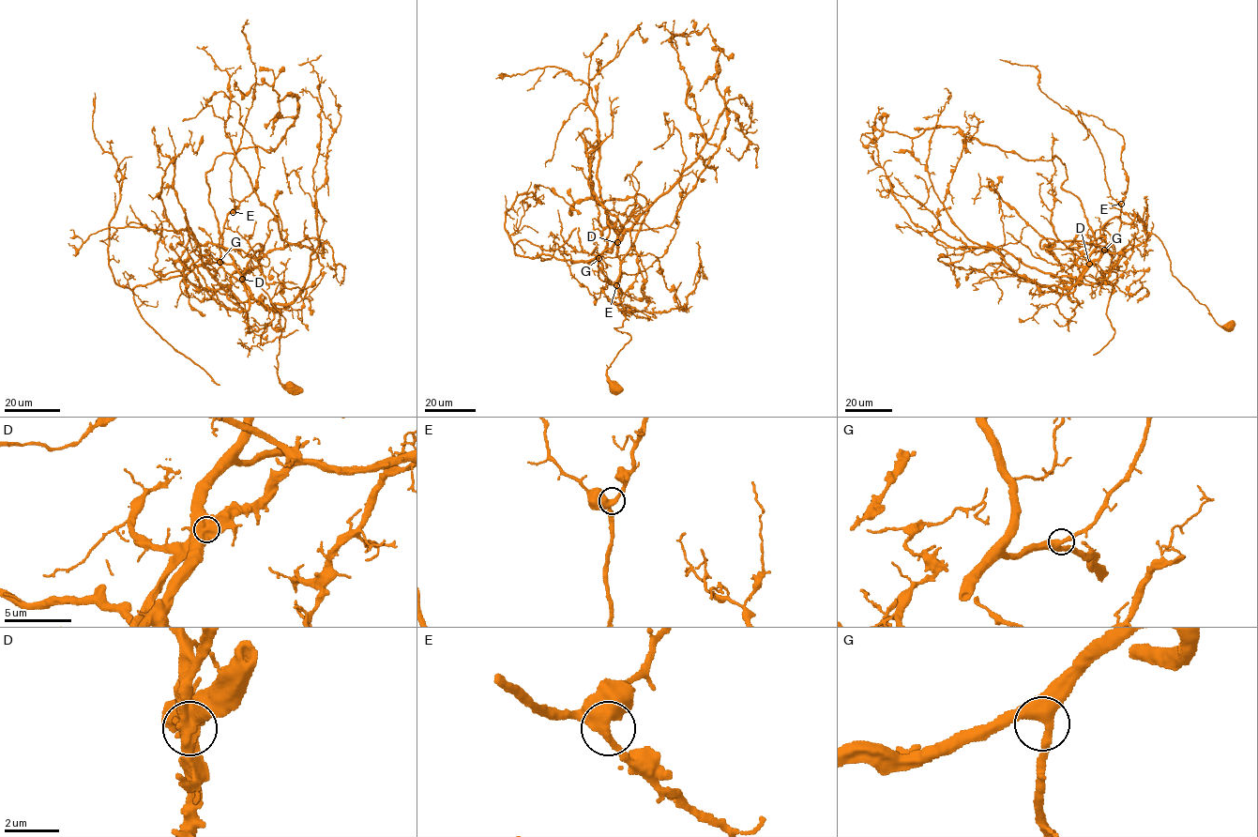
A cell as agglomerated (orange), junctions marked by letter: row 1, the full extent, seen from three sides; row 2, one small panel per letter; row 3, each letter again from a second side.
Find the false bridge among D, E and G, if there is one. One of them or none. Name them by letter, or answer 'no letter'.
D

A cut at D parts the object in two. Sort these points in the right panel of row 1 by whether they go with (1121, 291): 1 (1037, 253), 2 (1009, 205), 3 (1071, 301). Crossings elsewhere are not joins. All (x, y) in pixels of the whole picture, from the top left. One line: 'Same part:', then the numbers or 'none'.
Same part: none

